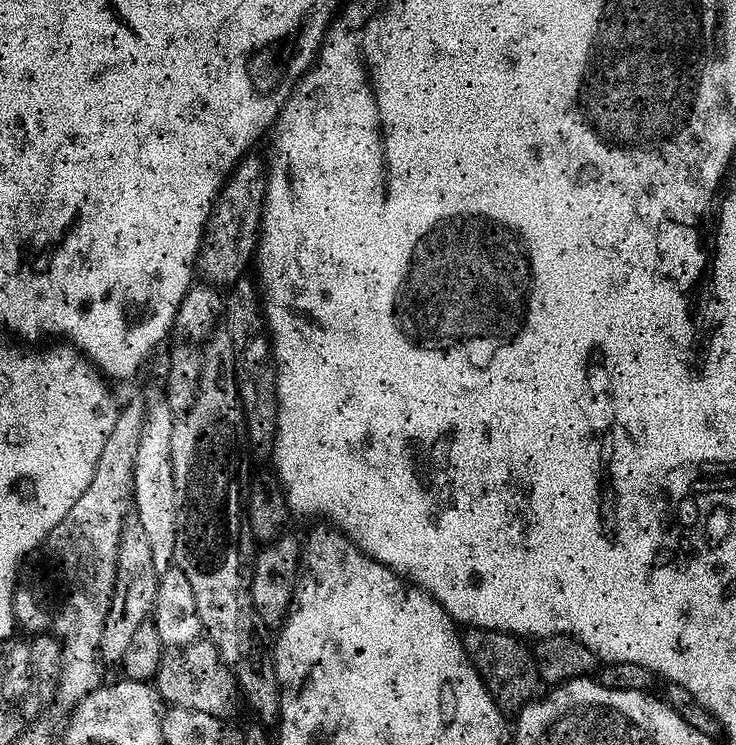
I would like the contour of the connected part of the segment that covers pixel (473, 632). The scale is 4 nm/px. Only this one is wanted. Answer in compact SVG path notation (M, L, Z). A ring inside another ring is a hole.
M468 628L462 636L462 651L468 655L468 663L476 675L482 678L484 691L492 696L492 703L499 708L501 713L518 714L527 704L537 703L545 695L546 685L543 678L538 674L536 657L533 649L528 648L523 639L519 636L513 636L511 632L499 632L489 628Z

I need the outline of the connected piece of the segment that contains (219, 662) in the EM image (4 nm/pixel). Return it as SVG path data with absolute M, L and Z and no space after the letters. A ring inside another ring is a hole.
M201 638L187 648L177 651L163 661L159 672L154 677L154 687L165 701L177 704L176 708L190 711L202 711L223 717L223 712L232 704L234 692L234 672L221 656L216 645L207 638Z

